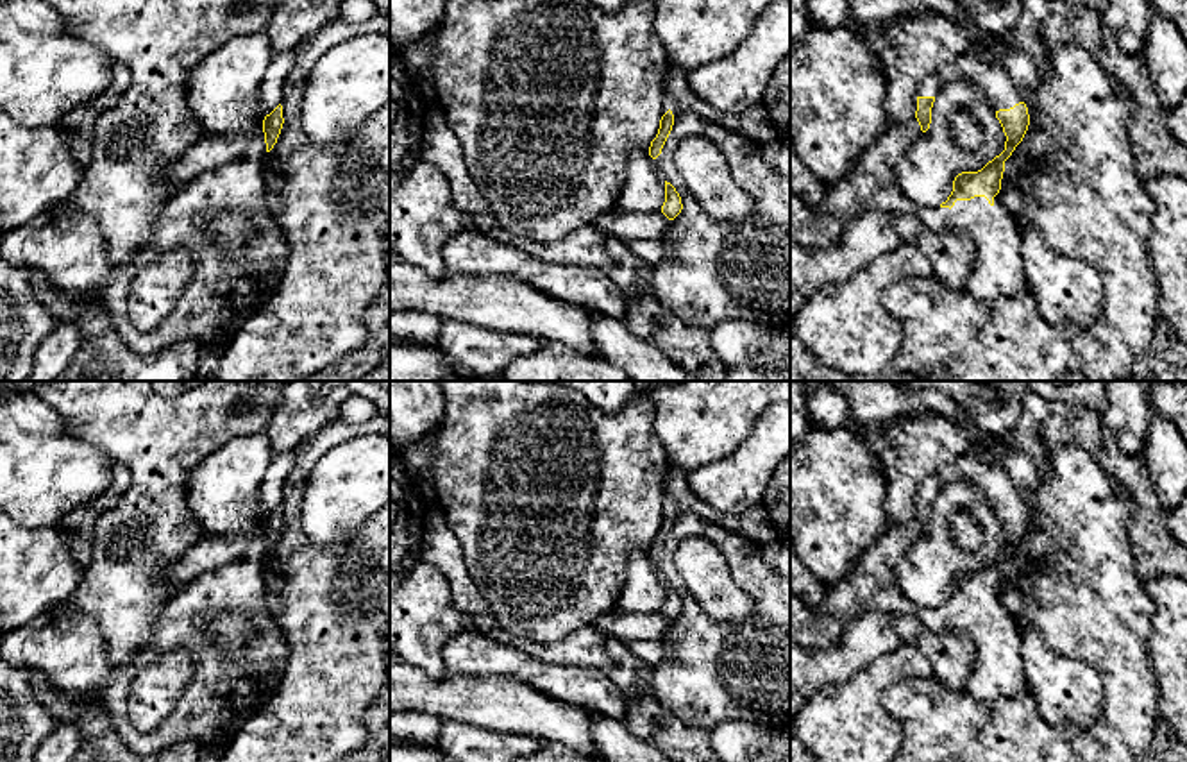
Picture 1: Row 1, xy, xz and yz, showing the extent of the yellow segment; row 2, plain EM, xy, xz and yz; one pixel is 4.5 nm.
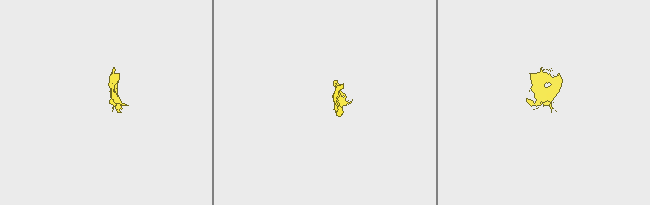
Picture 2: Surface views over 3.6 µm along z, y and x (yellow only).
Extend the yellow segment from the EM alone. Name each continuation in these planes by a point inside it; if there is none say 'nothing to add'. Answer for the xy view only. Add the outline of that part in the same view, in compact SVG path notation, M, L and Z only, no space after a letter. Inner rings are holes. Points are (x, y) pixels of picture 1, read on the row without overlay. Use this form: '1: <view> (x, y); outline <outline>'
nothing to add

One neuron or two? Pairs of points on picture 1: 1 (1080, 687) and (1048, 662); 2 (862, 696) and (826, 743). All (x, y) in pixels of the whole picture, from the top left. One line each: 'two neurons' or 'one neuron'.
1: one neuron
2: one neuron

